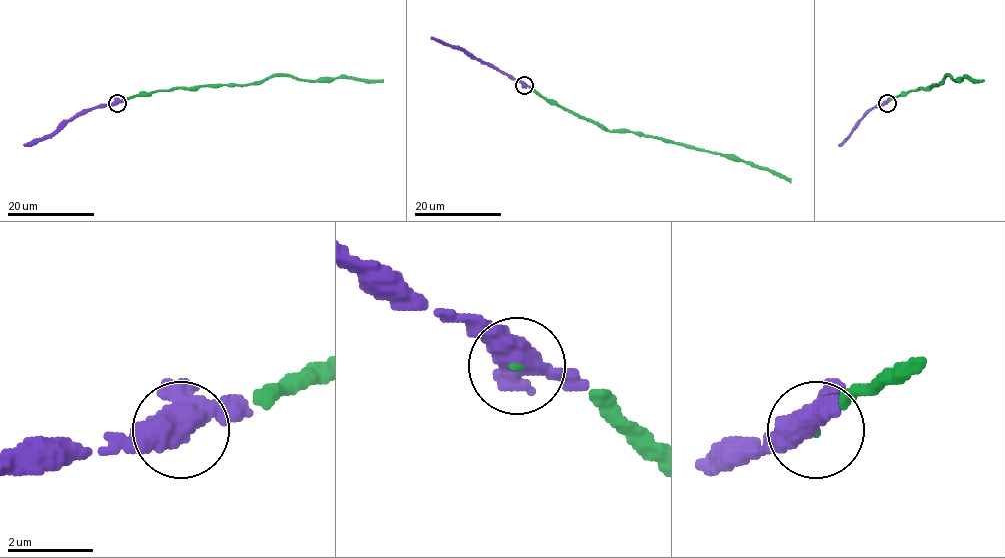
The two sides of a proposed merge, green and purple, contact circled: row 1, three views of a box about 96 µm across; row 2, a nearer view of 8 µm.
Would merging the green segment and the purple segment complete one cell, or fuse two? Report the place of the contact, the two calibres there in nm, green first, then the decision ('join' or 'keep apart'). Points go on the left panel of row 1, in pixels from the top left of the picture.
at (117, 103); 110 nm thick on the green side, 400 nm on the other; join

